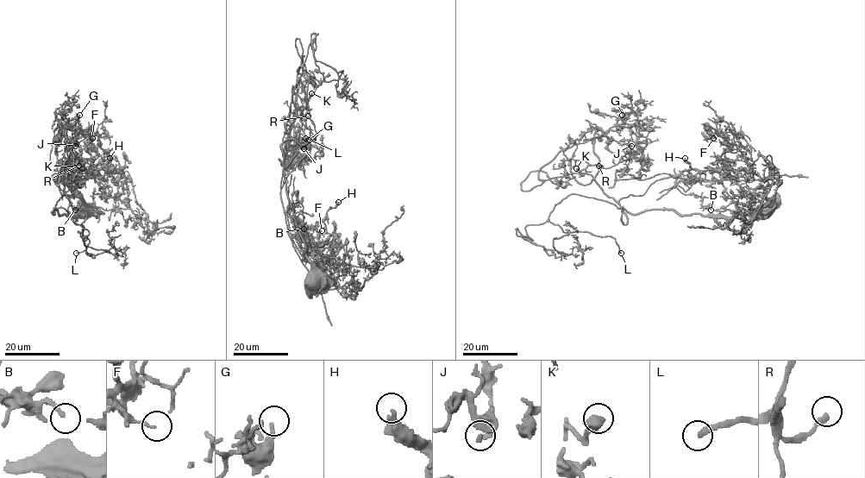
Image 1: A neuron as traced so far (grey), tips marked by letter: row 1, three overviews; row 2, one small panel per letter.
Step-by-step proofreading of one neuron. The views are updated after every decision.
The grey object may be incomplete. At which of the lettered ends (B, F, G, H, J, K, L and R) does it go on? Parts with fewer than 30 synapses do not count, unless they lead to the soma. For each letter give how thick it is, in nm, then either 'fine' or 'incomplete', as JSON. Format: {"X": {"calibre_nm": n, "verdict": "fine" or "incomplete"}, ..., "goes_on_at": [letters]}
{"B": {"calibre_nm": 180, "verdict": "fine"}, "F": {"calibre_nm": 110, "verdict": "fine"}, "G": {"calibre_nm": 200, "verdict": "fine"}, "H": {"calibre_nm": 240, "verdict": "fine"}, "J": {"calibre_nm": 220, "verdict": "fine"}, "K": {"calibre_nm": 600, "verdict": "incomplete"}, "L": {"calibre_nm": 240, "verdict": "incomplete"}, "R": {"calibre_nm": 240, "verdict": "incomplete"}, "goes_on_at": ["K", "L", "R"]}

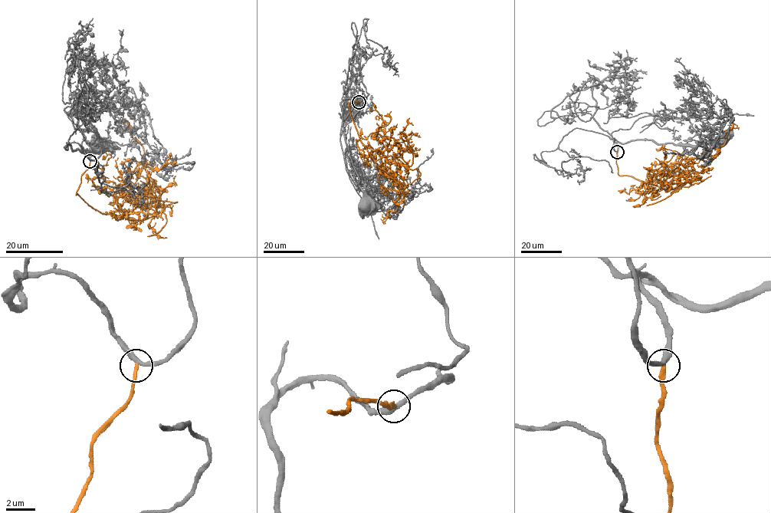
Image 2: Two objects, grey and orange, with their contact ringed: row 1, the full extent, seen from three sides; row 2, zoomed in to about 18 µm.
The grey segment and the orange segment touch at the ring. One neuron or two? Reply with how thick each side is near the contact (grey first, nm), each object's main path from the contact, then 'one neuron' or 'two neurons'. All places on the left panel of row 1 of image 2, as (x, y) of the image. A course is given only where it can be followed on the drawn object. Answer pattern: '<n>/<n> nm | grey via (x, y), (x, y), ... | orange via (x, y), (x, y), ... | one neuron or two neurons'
360/280 nm | grey via (90, 161), (76, 143), (70, 143), (65, 147), (67, 149), (68, 144), (73, 150), (99, 150) | orange via (90, 161), (76, 194), (100, 212), (176, 202), (126, 215), (145, 204), (113, 188), (135, 203), (128, 191) | one neuron

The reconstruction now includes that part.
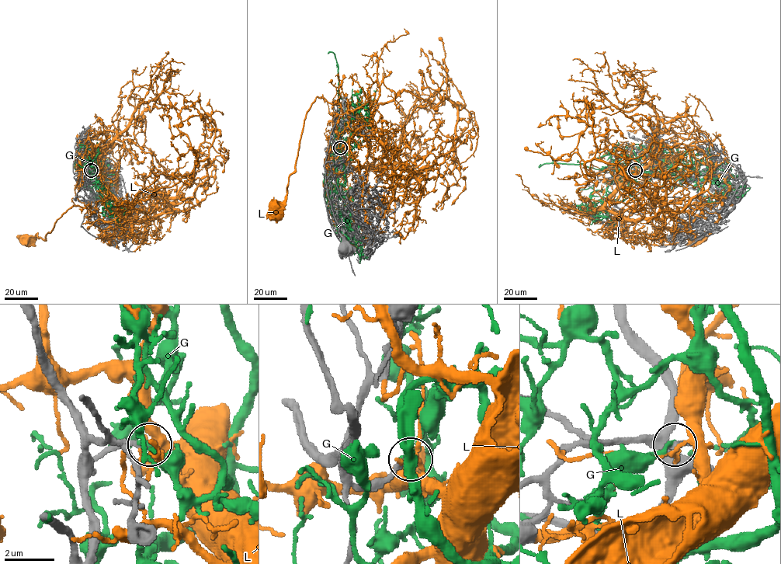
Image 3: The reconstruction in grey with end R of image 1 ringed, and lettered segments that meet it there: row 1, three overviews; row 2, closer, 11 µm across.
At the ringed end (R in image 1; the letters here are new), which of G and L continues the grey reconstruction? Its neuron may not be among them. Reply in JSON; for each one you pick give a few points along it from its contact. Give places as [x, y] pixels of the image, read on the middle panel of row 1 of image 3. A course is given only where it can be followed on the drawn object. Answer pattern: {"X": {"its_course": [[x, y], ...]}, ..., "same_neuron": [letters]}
{"same_neuron": []}

